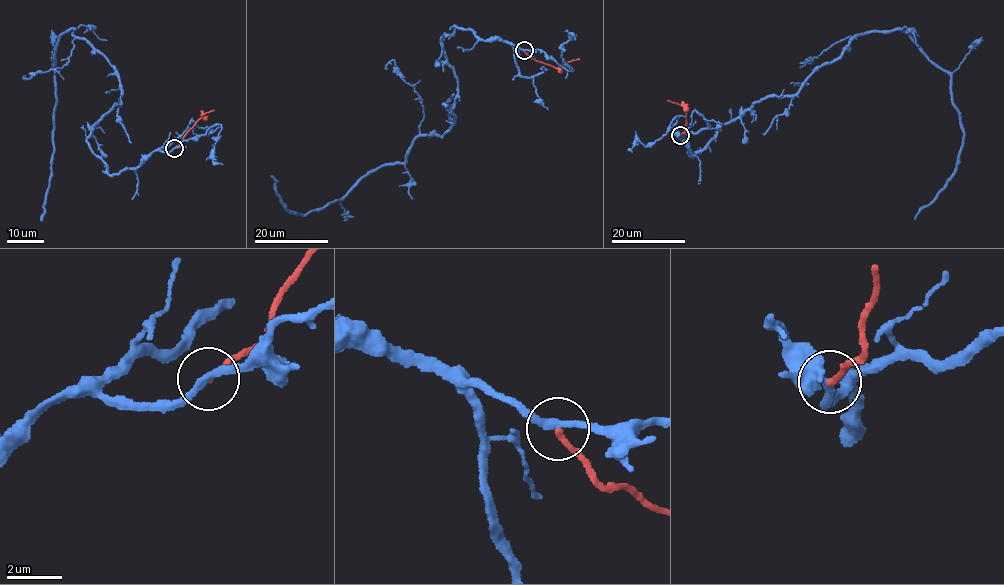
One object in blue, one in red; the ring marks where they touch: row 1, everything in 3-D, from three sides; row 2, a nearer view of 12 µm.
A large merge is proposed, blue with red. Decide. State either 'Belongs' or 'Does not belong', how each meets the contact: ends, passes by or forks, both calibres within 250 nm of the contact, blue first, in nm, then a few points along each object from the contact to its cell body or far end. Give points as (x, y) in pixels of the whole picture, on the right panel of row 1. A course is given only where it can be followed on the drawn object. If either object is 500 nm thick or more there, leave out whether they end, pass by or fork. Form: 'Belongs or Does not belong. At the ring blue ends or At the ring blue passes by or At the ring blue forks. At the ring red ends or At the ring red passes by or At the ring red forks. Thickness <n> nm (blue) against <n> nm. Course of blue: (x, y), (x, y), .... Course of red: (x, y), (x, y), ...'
Does not belong. At the ring blue passes by. At the ring red ends. Thickness 240 nm (blue) against 190 nm. Course of blue: (680, 135), (695, 154), (856, 36), (902, 29), (950, 76), (963, 133), (954, 175), (915, 219). Course of red: (680, 135), (684, 131), (686, 109), (667, 100)

